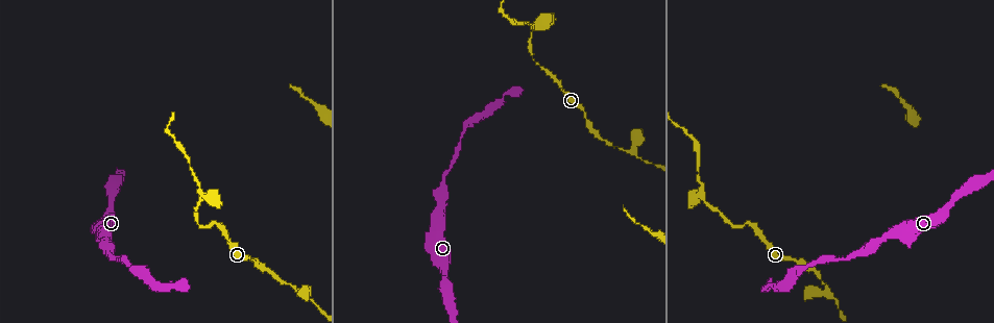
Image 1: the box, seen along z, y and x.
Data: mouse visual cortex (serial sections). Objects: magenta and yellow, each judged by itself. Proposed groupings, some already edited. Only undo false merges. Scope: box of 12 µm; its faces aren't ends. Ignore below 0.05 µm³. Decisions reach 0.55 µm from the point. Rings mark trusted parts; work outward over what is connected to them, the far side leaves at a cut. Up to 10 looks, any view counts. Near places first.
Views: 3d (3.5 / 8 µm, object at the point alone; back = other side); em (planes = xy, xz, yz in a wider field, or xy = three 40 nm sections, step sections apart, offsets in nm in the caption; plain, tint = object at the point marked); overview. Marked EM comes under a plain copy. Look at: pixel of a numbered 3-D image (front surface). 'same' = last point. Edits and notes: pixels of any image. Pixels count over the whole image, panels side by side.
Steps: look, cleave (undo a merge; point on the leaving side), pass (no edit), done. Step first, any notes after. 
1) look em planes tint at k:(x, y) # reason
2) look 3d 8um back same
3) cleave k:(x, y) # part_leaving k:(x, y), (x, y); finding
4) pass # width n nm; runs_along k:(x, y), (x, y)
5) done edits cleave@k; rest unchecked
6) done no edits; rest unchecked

look 3d 3.5um at 1:(112, 200) # thin neck

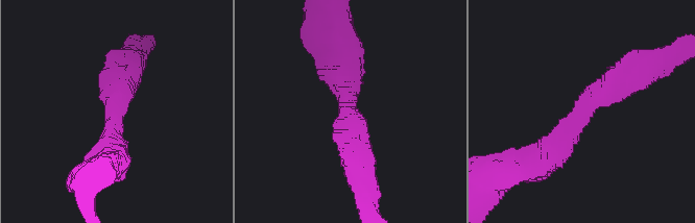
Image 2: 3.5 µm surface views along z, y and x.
look em xy step 2 tint at 2:(349, 111) # arm_widths 450, 500 nm

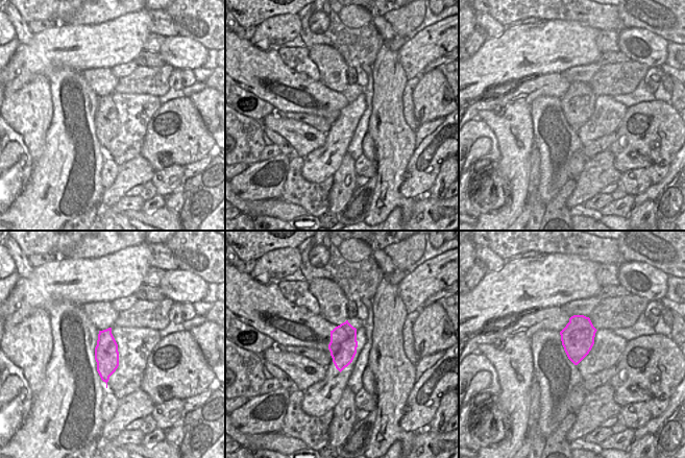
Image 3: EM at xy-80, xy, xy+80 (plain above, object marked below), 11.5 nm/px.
pass # continuous, no second cell

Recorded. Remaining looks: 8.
look 3d 3.5um at 1:(826, 291) # thin arm on a thick one

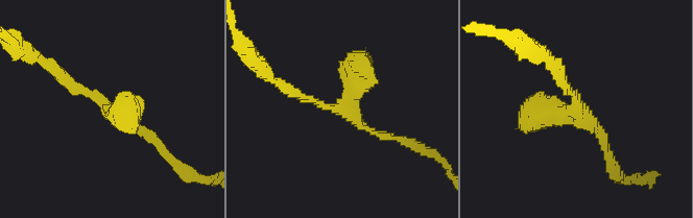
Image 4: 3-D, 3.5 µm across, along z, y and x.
look em xy step 1 tint at 4:(110, 106) # arms 3; arm_widths 100, 150, 450 nm; need the tissue

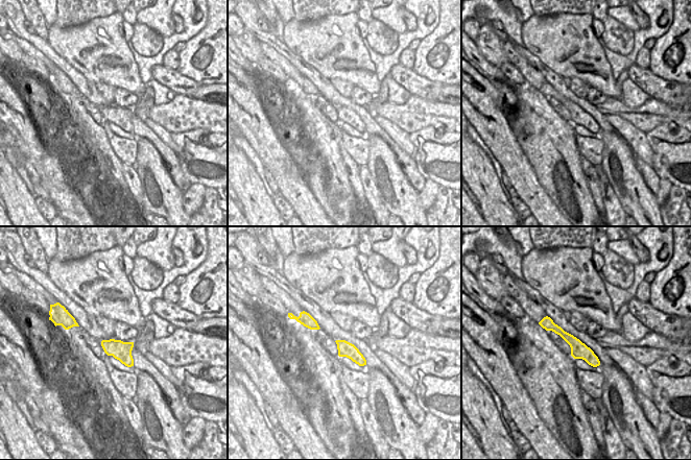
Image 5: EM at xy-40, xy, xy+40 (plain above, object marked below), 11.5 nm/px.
pass # runs_along 4:(53, 69), (124, 111), (134, 130); continuous, no second cell

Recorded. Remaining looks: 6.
look 3d 3.5um at 1:(191, 171)

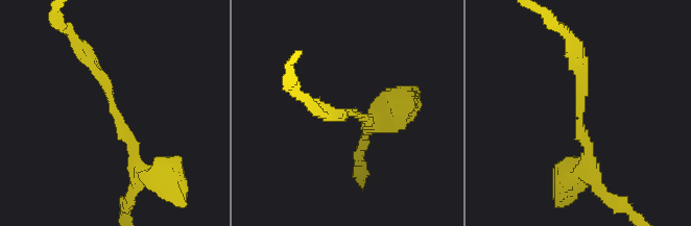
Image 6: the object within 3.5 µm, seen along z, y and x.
look em xy step 2 tint at 6:(113, 113) # arm_widths 200, 200 nm

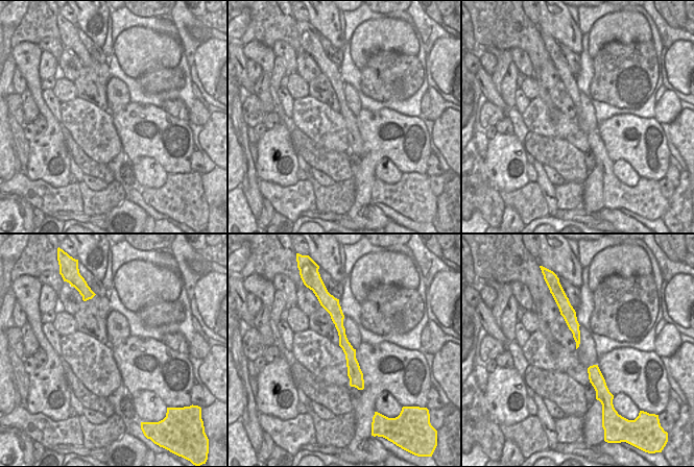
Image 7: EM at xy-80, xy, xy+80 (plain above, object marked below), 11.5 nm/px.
pass # runs_along 7:(334, 306), (360, 387); continuous, no second cell

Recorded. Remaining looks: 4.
look 3d 3.5um at 1:(461, 132) # a narrow waist

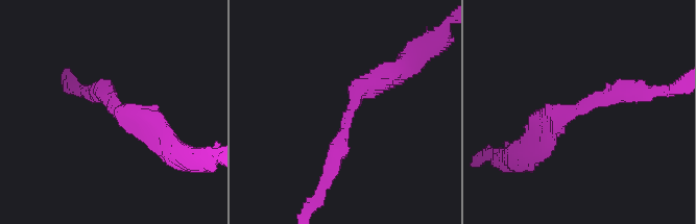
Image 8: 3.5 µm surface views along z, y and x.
look em xy step 1 tint at 8:(347, 109) # arm_widths 250, 300 nm

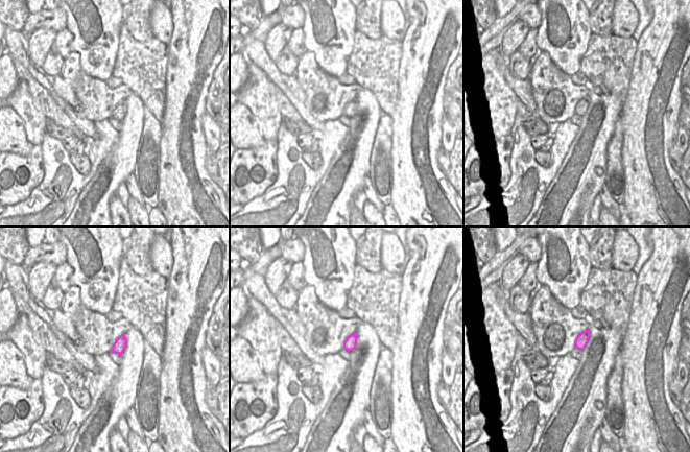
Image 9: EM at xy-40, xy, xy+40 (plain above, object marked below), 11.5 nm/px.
look em xy step 3 tint same # cut it another way

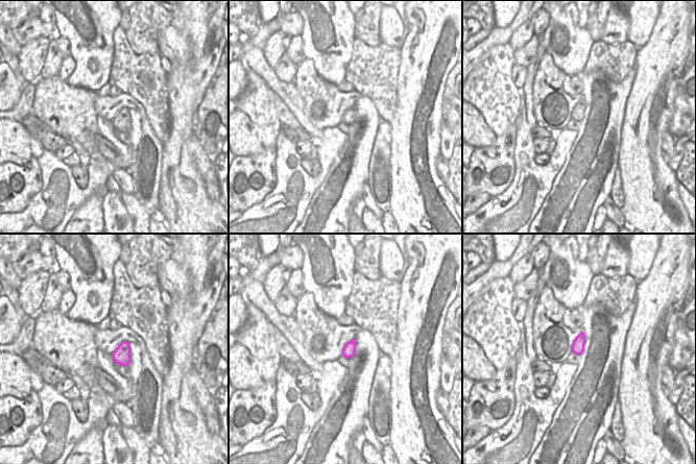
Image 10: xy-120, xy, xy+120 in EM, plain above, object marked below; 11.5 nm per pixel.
pass # runs_along 8:(329, 169), (355, 97), (397, 73); all the same cell

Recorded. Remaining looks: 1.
done no edits; rest unchecked

